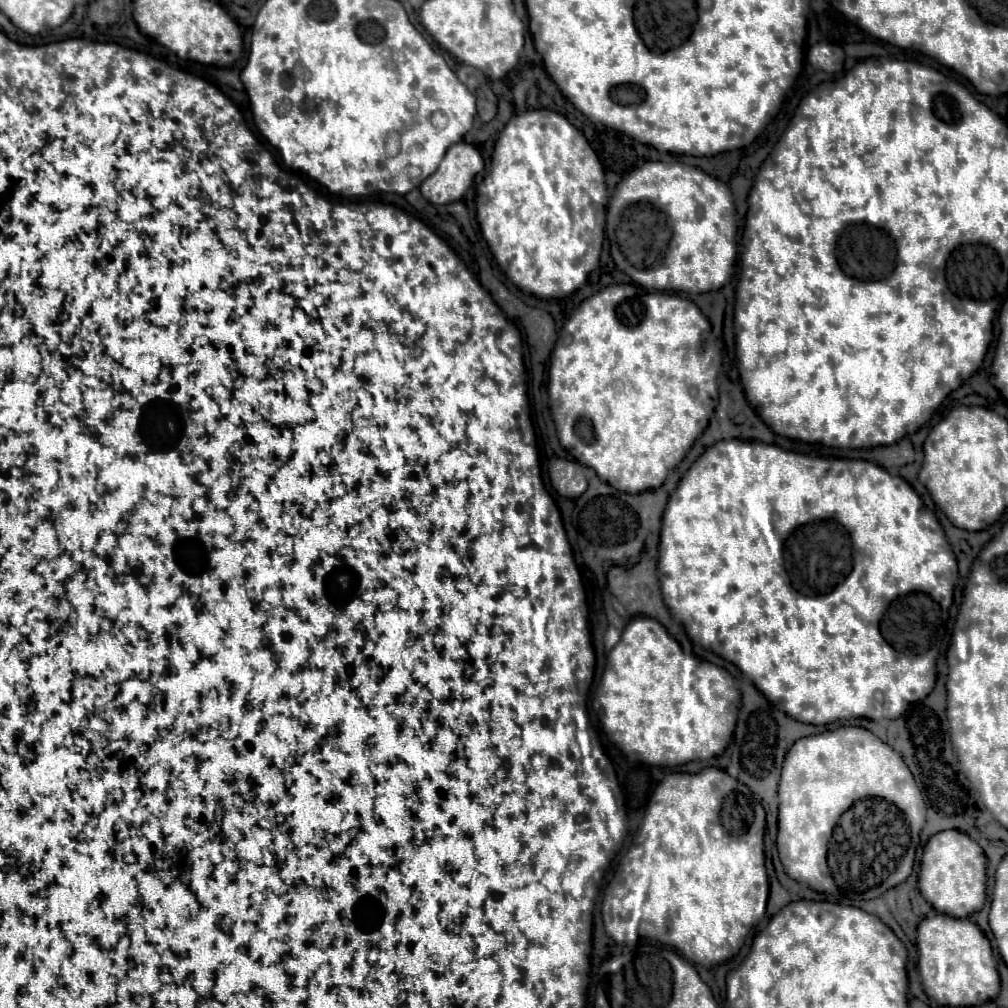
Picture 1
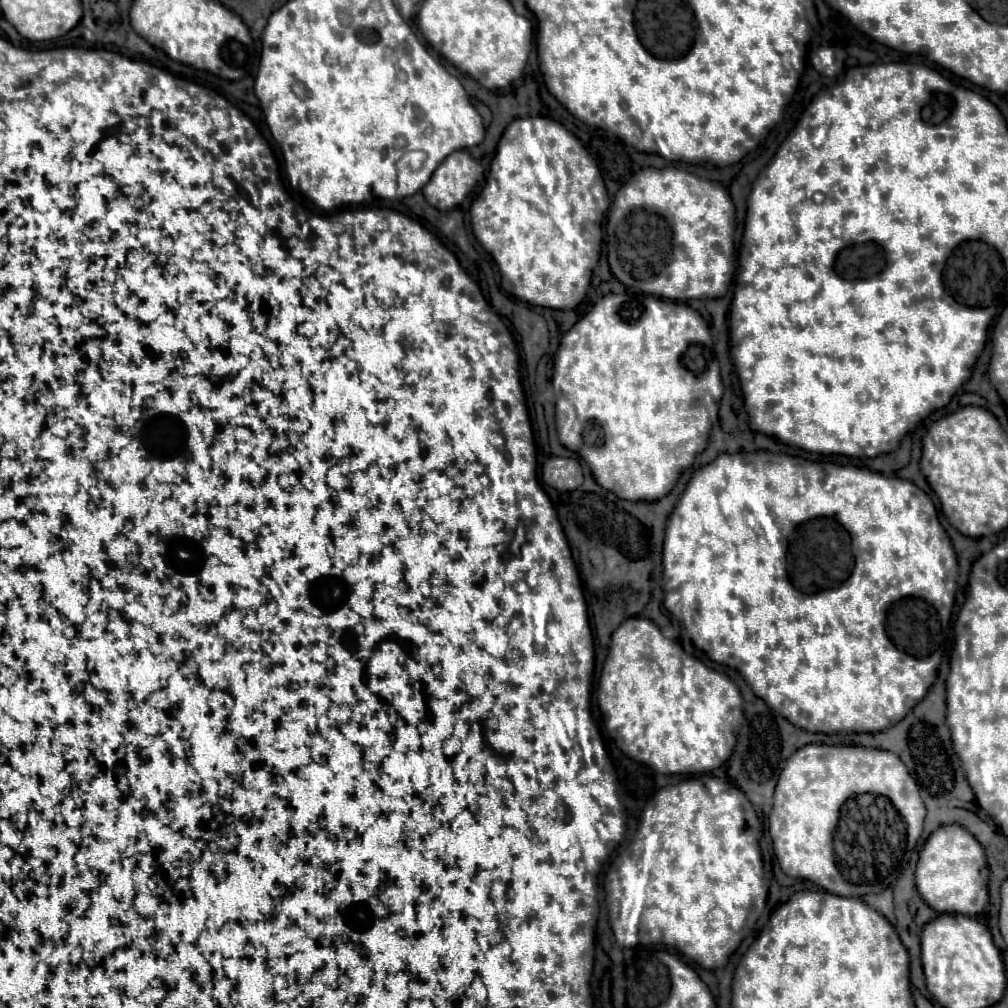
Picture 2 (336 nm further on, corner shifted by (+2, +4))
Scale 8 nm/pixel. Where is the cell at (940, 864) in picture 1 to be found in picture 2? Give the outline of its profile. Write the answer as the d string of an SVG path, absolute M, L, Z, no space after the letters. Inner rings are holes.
M959 824L939 826L919 852L915 870L915 884L921 898L937 912L953 912L965 916L977 916L987 906L987 878L989 868L983 846Z

